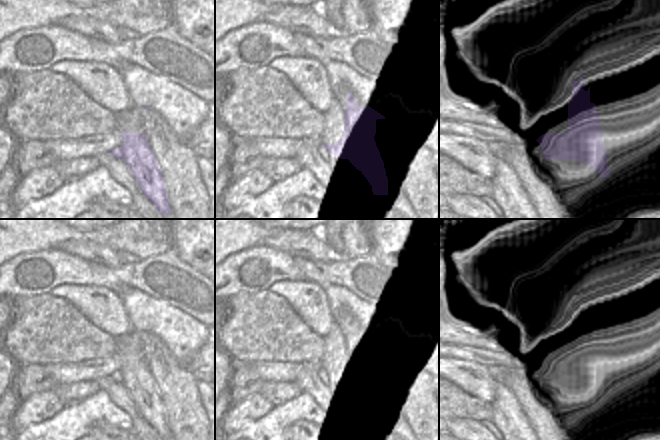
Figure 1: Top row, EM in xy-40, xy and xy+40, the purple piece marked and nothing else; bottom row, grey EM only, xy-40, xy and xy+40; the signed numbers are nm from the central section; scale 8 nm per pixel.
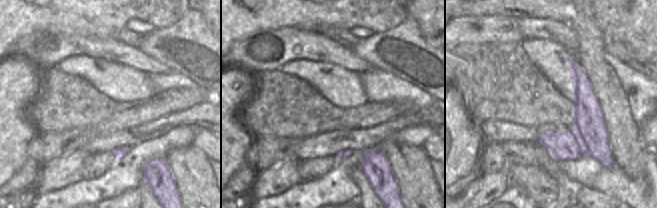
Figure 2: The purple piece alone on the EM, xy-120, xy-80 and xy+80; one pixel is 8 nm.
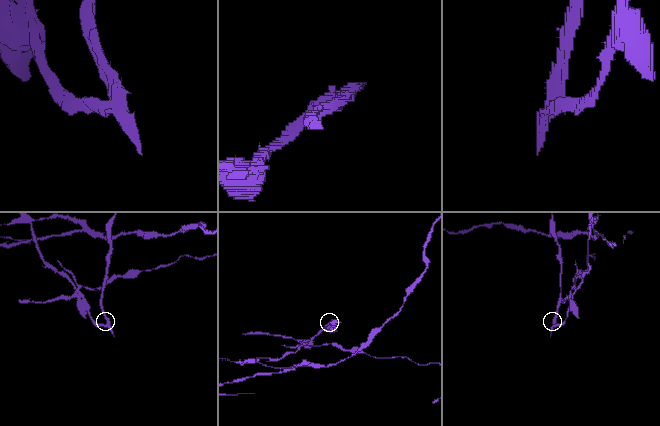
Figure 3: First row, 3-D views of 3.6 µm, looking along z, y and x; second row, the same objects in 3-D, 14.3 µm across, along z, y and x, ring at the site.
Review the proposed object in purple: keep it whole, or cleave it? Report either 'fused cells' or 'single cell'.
fused cells

